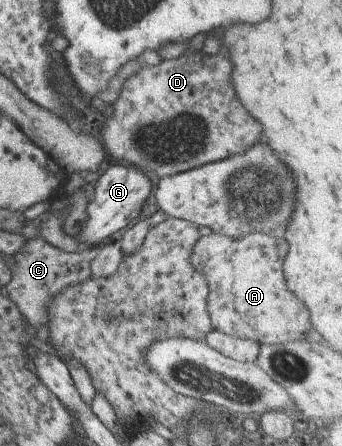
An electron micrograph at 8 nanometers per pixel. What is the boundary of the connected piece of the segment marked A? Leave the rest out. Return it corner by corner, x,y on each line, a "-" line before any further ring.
256,231
239,239
213,233
201,237
192,251
192,264
207,278
207,313
214,328
224,334
251,338
261,344
299,340
311,328
307,306
287,288
283,260
287,242

